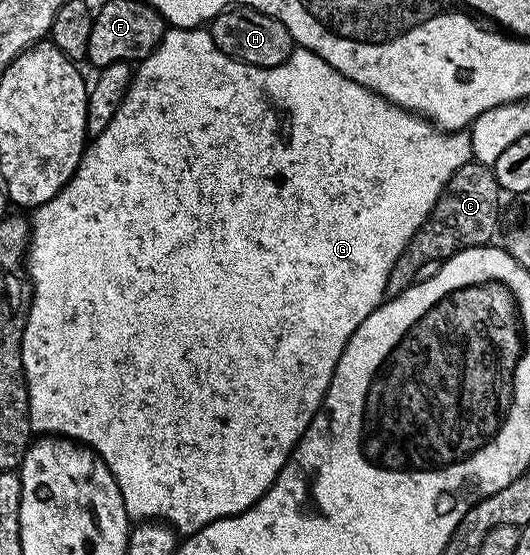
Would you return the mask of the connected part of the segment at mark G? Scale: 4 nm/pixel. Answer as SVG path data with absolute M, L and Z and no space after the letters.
M167 27L164 38L156 46L156 50L144 57L133 69L130 89L124 102L120 102L120 110L116 110L112 122L108 122L108 126L104 126L102 133L87 143L86 150L82 153L82 160L70 181L59 190L56 198L33 209L32 215L29 217L30 242L26 250L26 271L32 295L30 297L30 313L22 335L22 361L30 395L31 429L38 434L65 436L68 440L76 440L79 444L94 449L98 453L98 458L106 463L108 470L112 470L112 474L116 478L116 486L120 486L120 494L126 503L126 514L131 521L165 522L179 534L193 534L220 518L228 518L248 511L269 490L272 482L276 482L280 470L290 461L290 455L294 453L298 439L304 434L304 430L308 430L308 426L314 415L317 414L324 394L332 382L336 362L340 362L340 354L344 354L344 346L348 346L348 338L352 338L352 334L358 329L360 322L364 322L364 318L368 318L368 314L372 314L372 310L376 310L382 305L386 296L388 274L392 274L392 266L396 266L396 258L400 258L400 254L404 254L412 234L416 234L418 227L428 218L432 206L436 206L442 193L442 187L448 182L448 178L452 178L452 174L456 174L456 170L460 166L471 163L471 160L472 146L470 145L469 131L447 132L435 128L429 120L413 112L408 112L399 104L385 100L380 94L352 82L352 78L344 78L344 74L340 74L340 70L328 66L328 62L324 62L324 58L312 54L306 48L295 47L292 55L280 66L261 68L245 64L224 54L224 50L220 50L220 46L216 46L216 42L212 42L210 33L205 27Z

